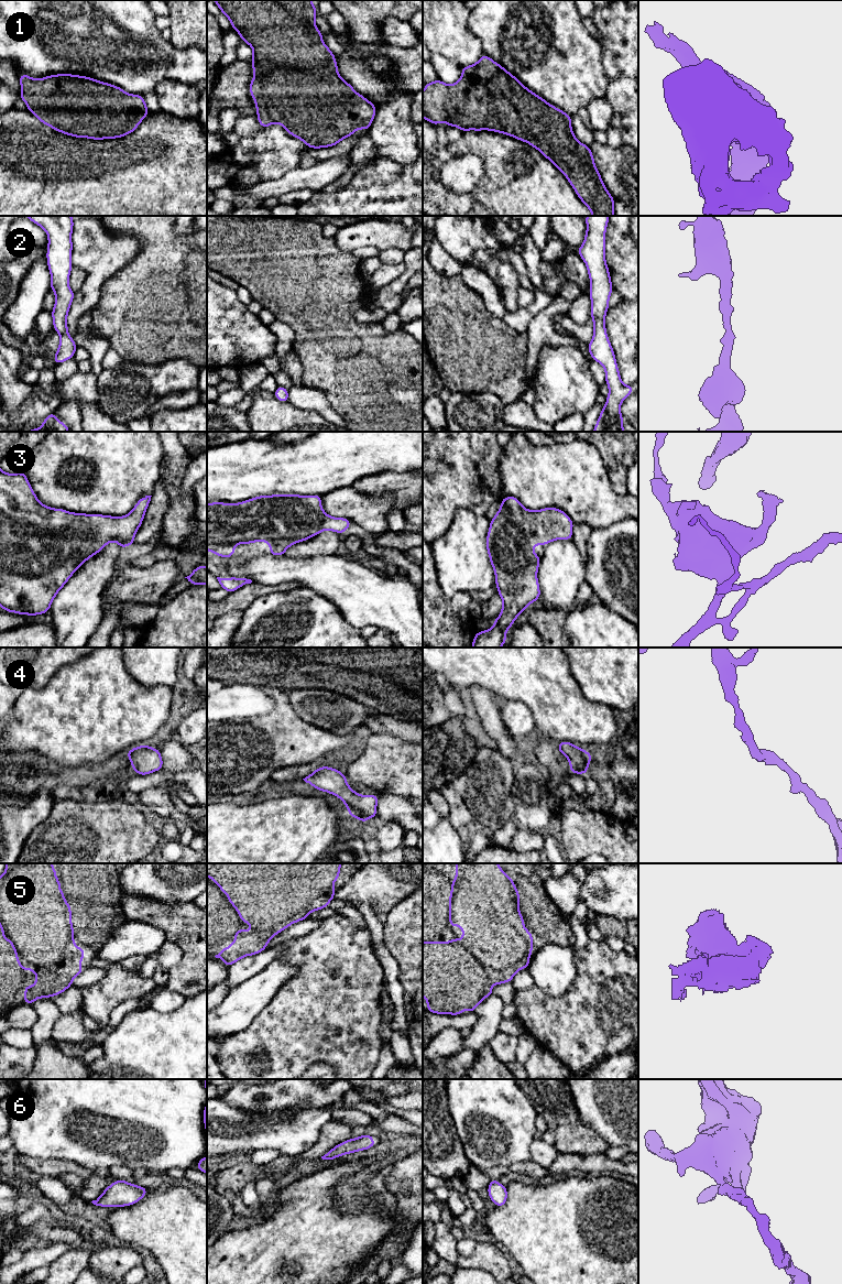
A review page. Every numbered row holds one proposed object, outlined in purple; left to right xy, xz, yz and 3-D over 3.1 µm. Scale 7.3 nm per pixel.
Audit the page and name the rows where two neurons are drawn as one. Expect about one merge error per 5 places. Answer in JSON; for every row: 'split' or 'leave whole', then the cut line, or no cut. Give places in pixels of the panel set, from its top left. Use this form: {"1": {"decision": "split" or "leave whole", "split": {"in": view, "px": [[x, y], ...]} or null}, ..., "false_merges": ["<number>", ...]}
{"1": {"decision": "leave whole", "split": null}, "2": {"decision": "leave whole", "split": null}, "3": {"decision": "leave whole", "split": null}, "4": {"decision": "leave whole", "split": null}, "5": {"decision": "leave whole", "split": null}, "6": {"decision": "leave whole", "split": null}, "false_merges": []}

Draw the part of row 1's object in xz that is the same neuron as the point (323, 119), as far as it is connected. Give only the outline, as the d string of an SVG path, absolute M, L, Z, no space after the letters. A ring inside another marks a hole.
M214 0L221 12L230 20L231 26L236 30L241 41L253 48L252 69L254 77L250 81L250 95L254 99L258 111L256 118L261 128L267 128L272 123L280 123L291 135L302 140L310 149L320 149L337 145L342 139L351 137L356 130L369 130L376 113L376 106L365 97L358 94L339 74L336 56L322 42L322 33L315 25L317 15L316 7L311 0Z

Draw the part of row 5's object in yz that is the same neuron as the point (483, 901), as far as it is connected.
M456 863L456 879L451 881L451 892L449 895L449 927L462 927L462 942L456 936L451 942L423 942L423 997L427 1000L427 1010L430 1013L461 1015L462 1009L467 1013L472 1013L482 1000L493 994L491 983L496 986L504 982L512 982L514 975L522 969L526 969L531 962L528 958L533 954L533 934L524 927L524 917L520 913L520 891L515 888L515 882L502 870L497 863Z

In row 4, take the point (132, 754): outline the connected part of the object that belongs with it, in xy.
M139 746L127 752L134 773L147 775L163 769L160 749L151 746Z

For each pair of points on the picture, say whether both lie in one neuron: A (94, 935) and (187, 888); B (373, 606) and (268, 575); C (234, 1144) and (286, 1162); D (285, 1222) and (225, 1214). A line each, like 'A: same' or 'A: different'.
A: different
B: same
C: different
D: different

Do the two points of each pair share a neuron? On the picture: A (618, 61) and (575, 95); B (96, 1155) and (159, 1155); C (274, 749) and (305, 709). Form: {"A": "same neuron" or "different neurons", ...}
{"A": "different neurons", "B": "same neuron", "C": "different neurons"}

